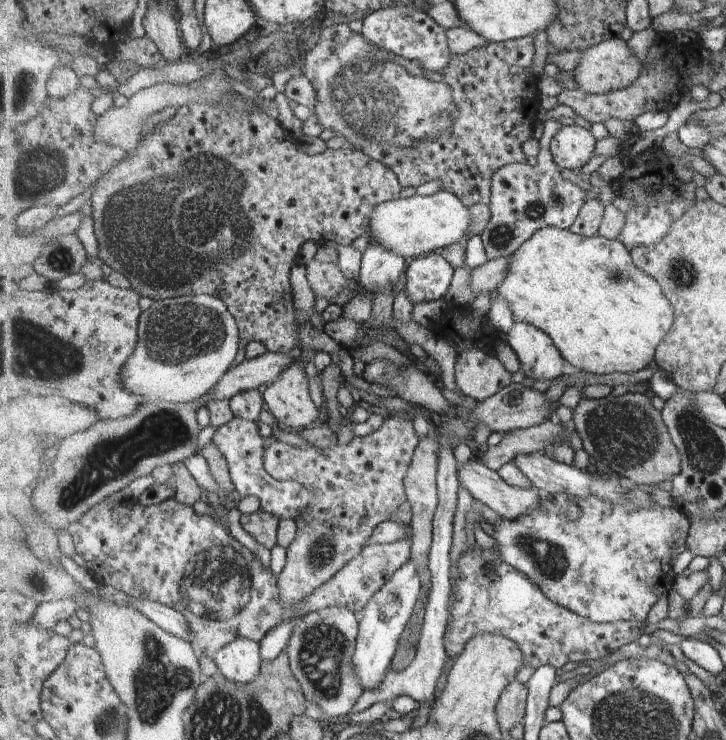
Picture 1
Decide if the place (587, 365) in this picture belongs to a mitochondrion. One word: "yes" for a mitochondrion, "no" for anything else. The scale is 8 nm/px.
no

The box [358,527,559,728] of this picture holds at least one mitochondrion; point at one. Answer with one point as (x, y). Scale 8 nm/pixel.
(488, 569)

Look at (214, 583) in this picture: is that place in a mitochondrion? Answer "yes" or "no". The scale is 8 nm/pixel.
yes

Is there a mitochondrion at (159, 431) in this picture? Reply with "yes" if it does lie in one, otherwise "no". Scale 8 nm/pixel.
yes

